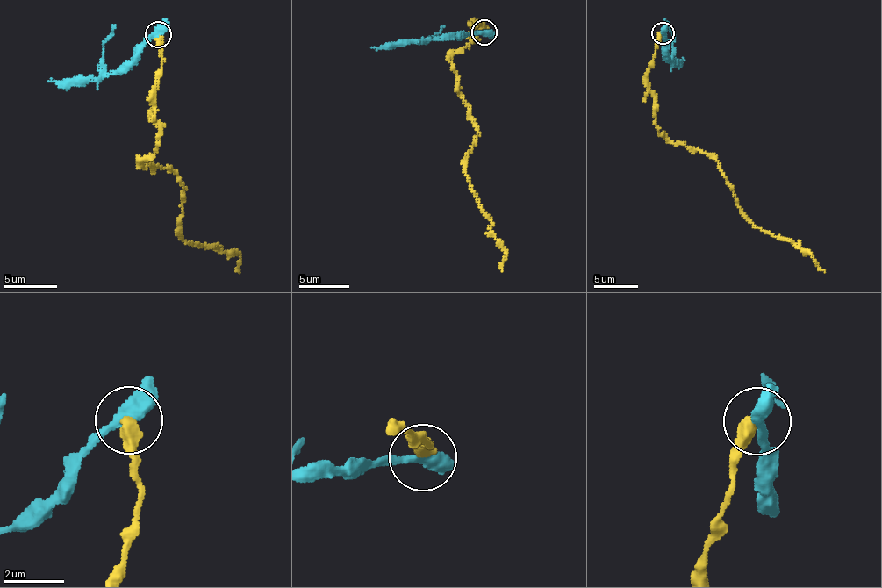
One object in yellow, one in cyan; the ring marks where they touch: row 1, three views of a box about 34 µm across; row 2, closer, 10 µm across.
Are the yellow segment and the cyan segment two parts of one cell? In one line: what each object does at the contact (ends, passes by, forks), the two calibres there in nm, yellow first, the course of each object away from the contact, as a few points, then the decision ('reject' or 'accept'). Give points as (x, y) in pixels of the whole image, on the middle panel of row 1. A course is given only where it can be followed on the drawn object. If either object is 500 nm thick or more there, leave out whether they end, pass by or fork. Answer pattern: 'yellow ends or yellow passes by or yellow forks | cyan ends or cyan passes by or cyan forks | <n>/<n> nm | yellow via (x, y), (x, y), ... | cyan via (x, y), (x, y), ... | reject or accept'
yellow ends | cyan passes by | 460/400 nm | yellow via (484, 32), (477, 22), (472, 43), (452, 55), (476, 136), (465, 175), (506, 253), (502, 271) | cyan via (484, 32), (419, 43), (371, 47) | reject

